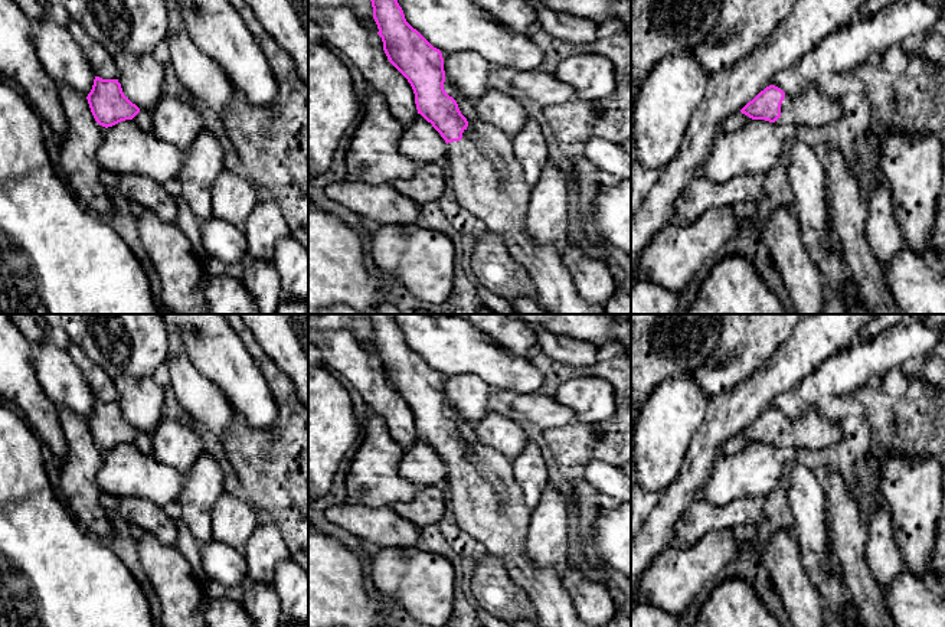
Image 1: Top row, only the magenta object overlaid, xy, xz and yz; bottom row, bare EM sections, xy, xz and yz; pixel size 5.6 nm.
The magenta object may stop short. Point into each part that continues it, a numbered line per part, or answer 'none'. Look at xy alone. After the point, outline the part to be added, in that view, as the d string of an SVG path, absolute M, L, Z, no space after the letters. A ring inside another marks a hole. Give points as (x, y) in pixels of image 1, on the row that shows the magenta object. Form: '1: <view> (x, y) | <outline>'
1: xy (144, 120) | M140 111L133 121L144 131L153 131L154 121L153 114L147 111Z

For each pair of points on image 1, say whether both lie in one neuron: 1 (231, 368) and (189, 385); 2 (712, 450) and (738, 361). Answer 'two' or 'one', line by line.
1: one
2: two

